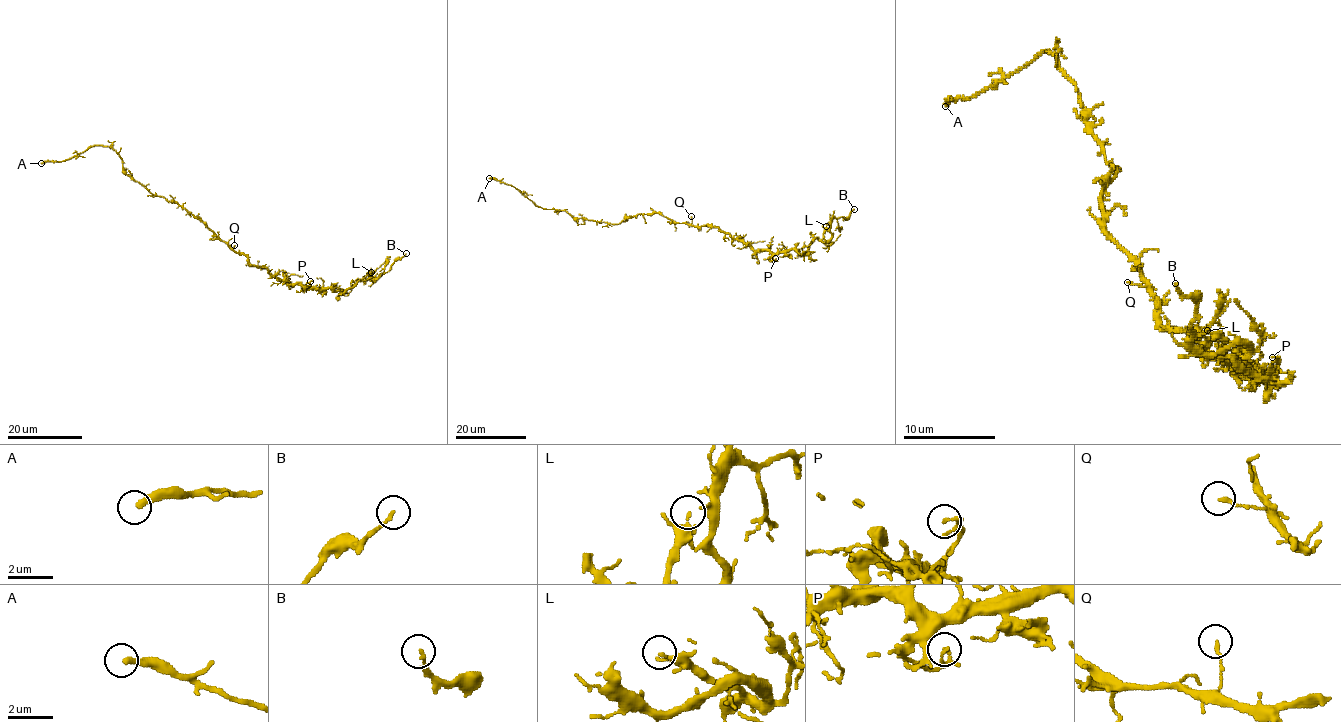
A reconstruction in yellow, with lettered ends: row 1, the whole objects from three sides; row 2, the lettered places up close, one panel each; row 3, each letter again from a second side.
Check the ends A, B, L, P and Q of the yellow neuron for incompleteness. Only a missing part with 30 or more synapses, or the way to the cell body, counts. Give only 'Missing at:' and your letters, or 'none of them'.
Missing at: A

